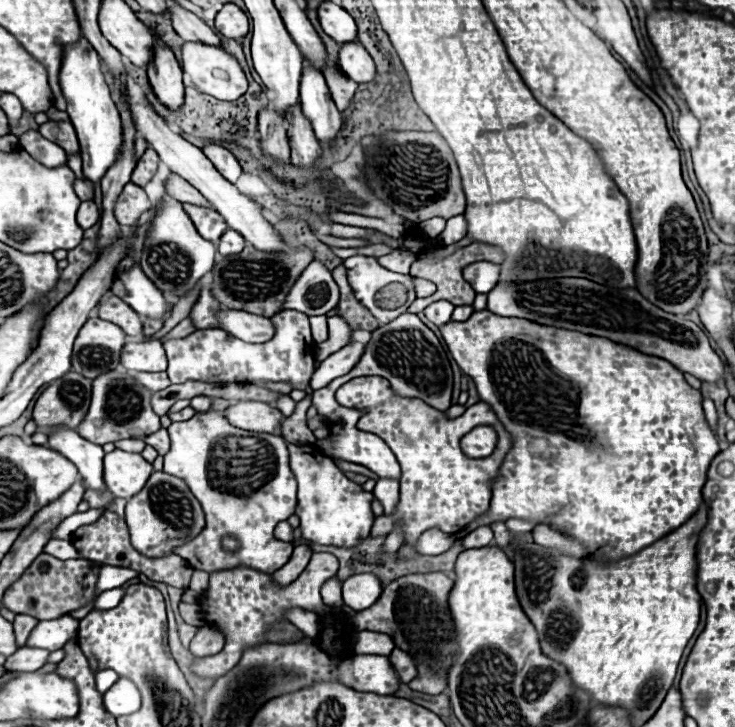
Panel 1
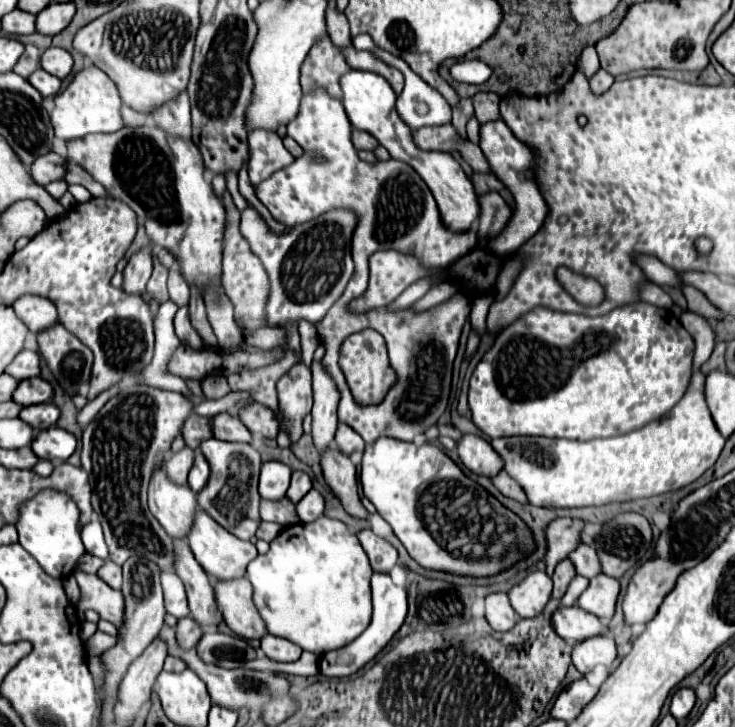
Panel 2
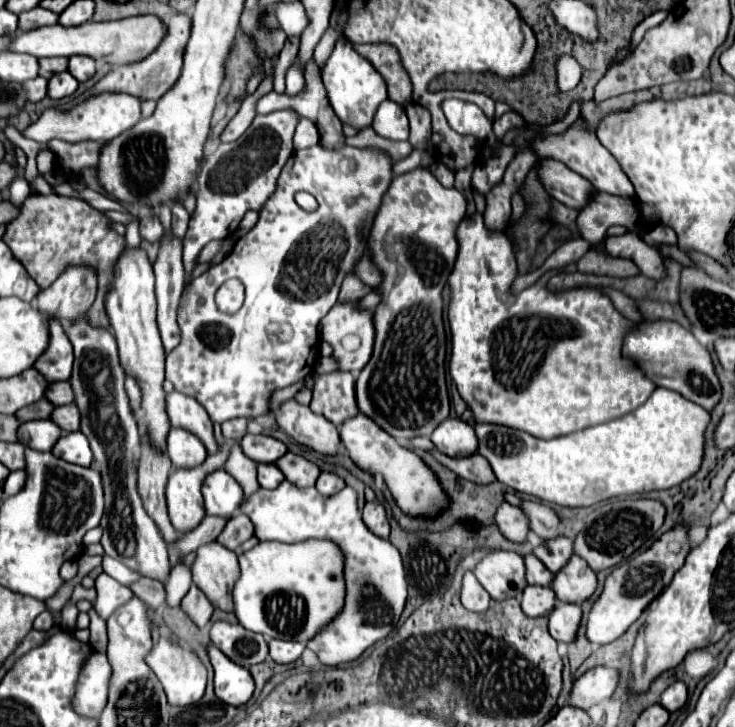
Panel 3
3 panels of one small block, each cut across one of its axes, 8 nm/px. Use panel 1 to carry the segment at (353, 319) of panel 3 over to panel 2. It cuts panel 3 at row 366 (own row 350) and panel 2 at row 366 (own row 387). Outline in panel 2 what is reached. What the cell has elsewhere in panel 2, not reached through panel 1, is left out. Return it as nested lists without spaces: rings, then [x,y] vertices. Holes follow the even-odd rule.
[[[322,360],[312,362],[312,388],[314,388],[314,408],[312,408],[312,438],[314,446],[322,452],[334,440],[334,428],[338,424],[338,402],[340,390],[334,378],[324,368]]]

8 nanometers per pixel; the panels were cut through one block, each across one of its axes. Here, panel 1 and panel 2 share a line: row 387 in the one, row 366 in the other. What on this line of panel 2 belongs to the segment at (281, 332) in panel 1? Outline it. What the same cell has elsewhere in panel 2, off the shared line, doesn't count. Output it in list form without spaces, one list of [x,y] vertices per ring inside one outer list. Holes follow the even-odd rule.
[[[306,364],[292,366],[278,380],[278,402],[284,418],[288,420],[290,436],[298,440],[302,436],[302,418],[312,408],[312,376]]]

